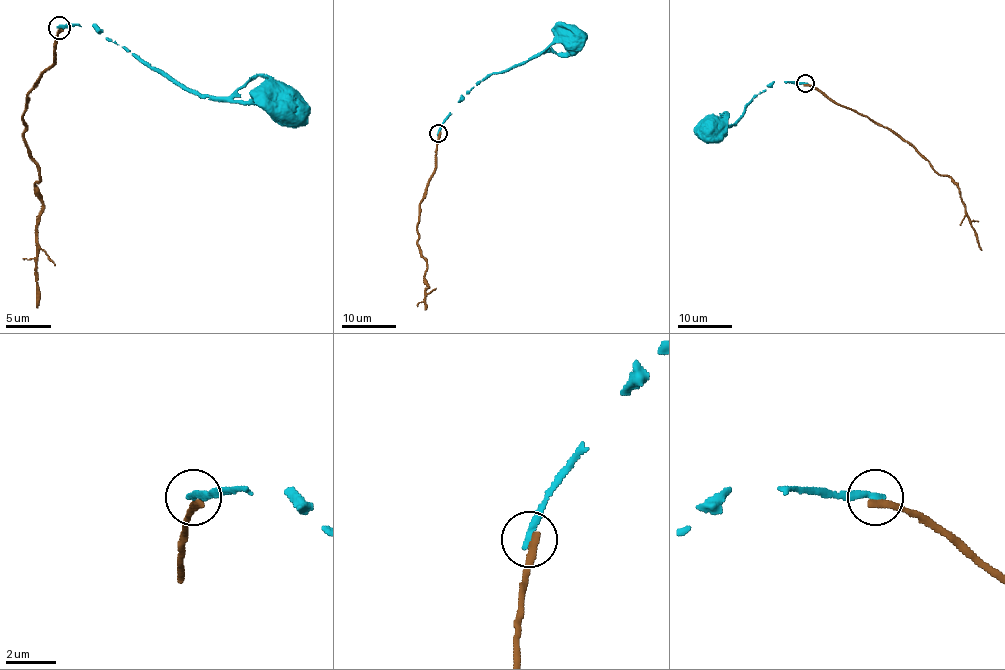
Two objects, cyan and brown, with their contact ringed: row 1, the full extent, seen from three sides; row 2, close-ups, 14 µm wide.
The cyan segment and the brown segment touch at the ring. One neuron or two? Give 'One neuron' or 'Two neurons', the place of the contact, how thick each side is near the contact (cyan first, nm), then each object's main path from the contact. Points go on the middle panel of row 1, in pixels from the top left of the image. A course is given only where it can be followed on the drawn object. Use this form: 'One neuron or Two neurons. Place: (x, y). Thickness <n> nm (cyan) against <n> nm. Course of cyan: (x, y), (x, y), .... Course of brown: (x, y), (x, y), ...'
Two neurons. Place: (438, 133). Thickness 280 nm (cyan) against 320 nm. Course of cyan: (438, 133), (458, 100), (493, 73), (504, 73), (570, 36). Course of brown: (438, 133), (435, 169), (420, 202), (416, 228), (418, 248), (427, 267), (426, 309)

